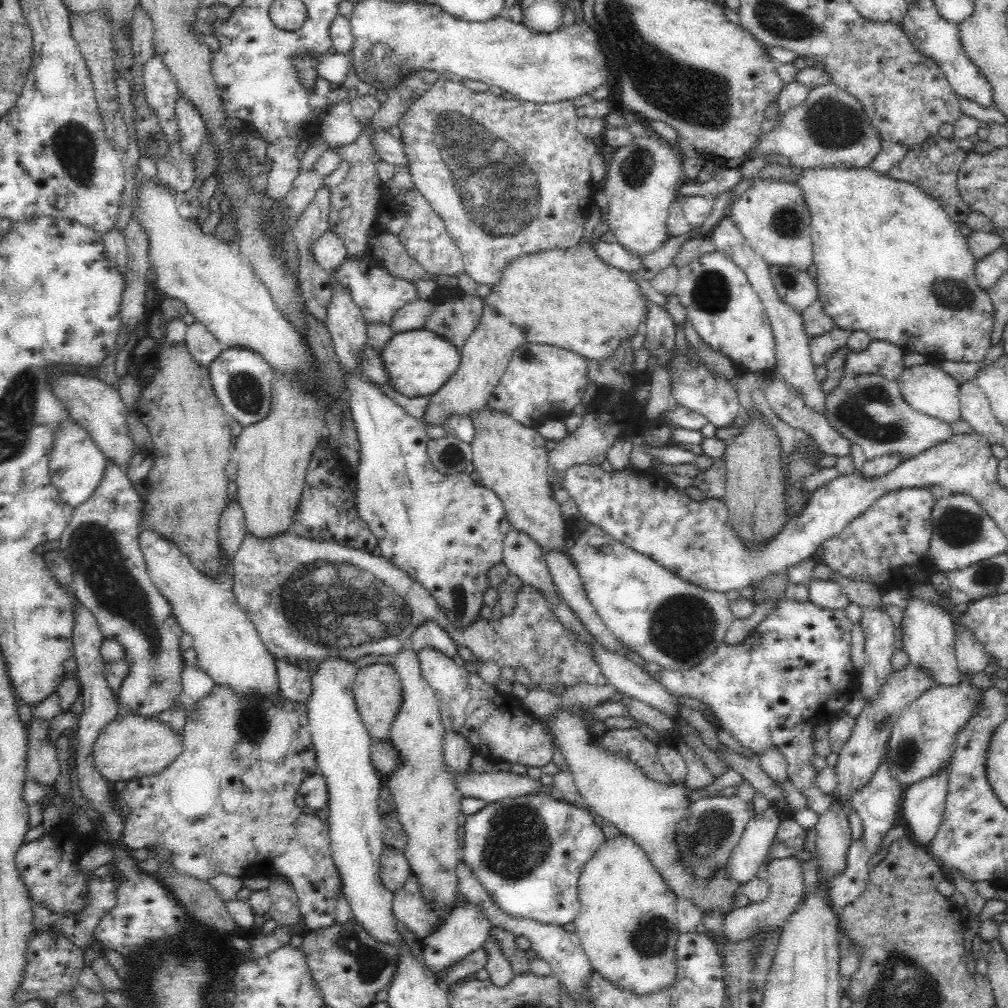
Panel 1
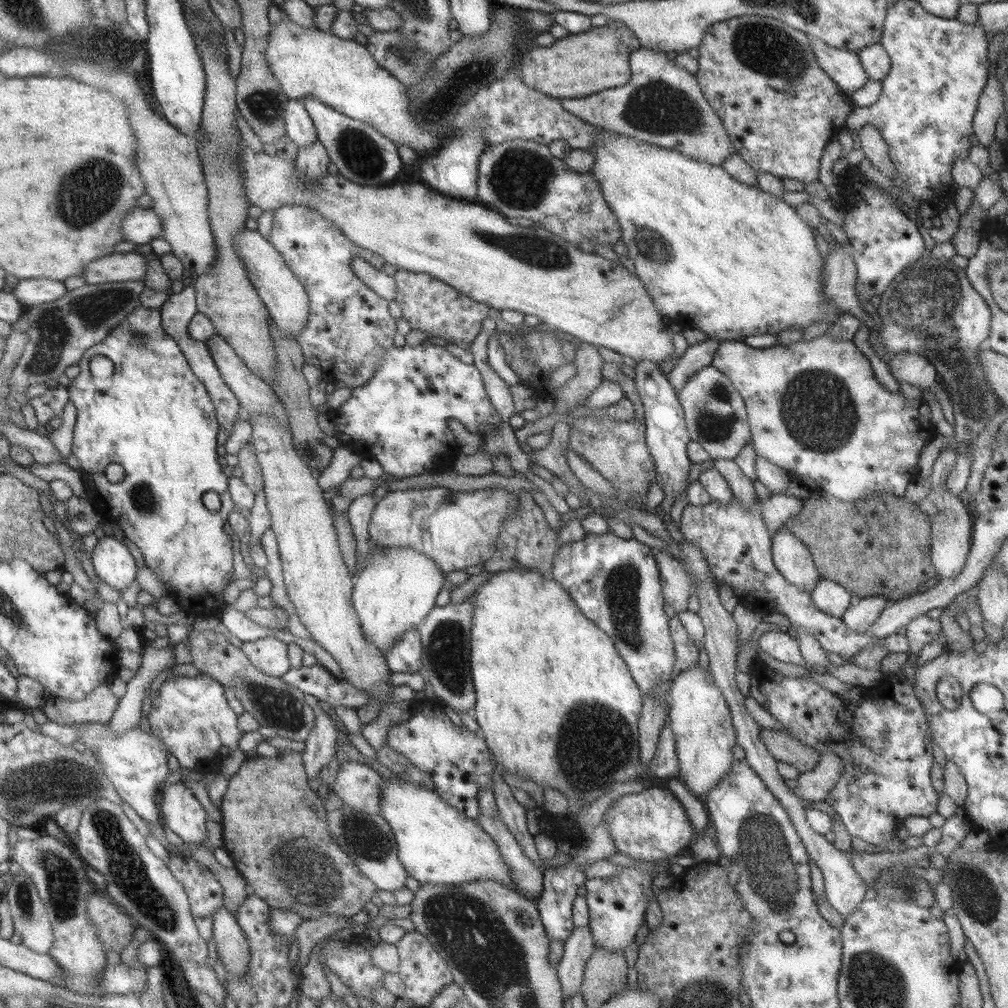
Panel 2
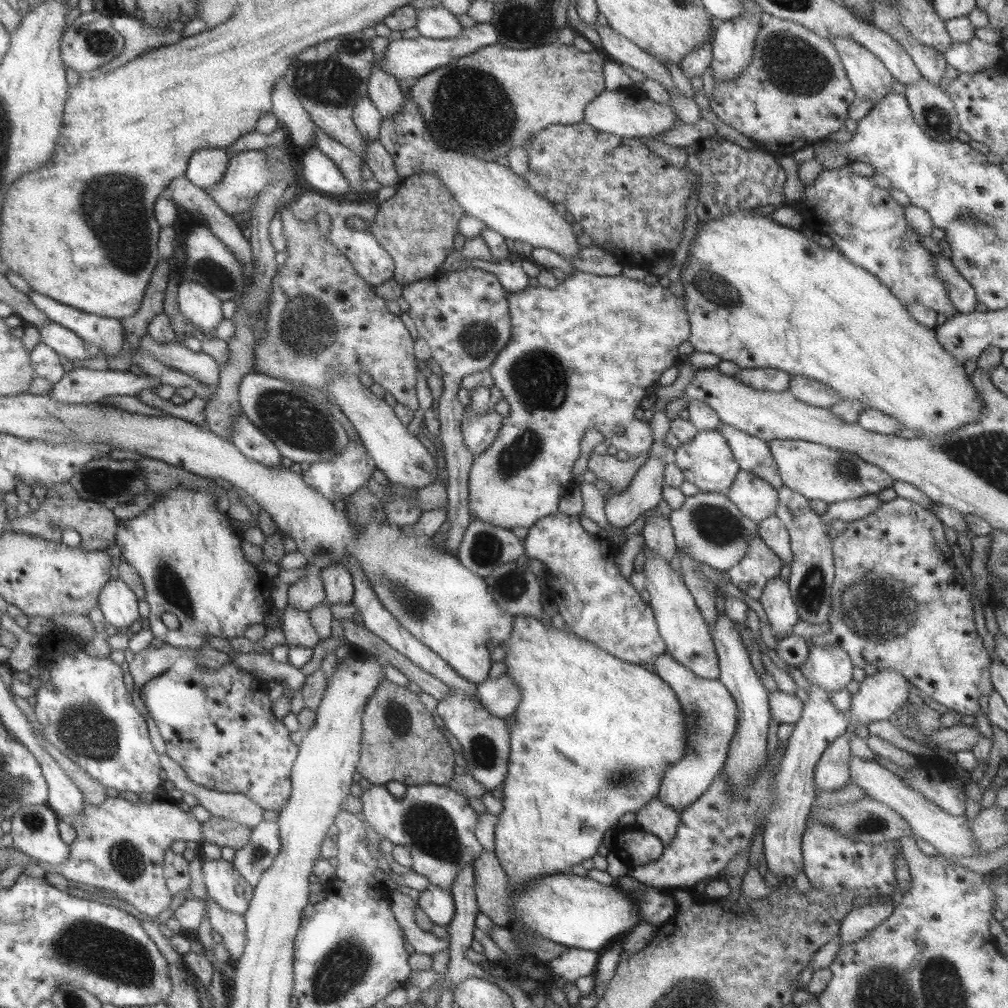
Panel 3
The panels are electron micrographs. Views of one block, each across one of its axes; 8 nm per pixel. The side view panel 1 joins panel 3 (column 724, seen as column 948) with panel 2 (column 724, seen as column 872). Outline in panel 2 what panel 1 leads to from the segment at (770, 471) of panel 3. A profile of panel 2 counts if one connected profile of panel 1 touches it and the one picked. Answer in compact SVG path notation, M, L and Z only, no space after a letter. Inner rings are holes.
M710 364L693 373L677 392L684 412L686 431L708 453L710 460L732 460L751 438L748 416L742 396L733 383Z

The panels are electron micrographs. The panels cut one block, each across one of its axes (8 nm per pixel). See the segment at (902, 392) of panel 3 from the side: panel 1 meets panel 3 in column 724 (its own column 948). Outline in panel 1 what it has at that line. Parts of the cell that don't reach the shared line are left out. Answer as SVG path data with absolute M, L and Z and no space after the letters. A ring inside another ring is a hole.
M870 167L864 168L805 168L800 174L799 177L795 180L795 183L801 188L803 192L804 200L808 205L808 208L811 212L811 241L813 244L813 262L817 268L816 280L818 287L818 294L820 302L822 302L824 310L828 316L831 316L836 323L836 326L842 328L844 330L862 330L867 332L870 335L872 340L885 340L886 342L895 344L896 346L908 352L918 352L923 354L927 358L937 359L937 360L952 360L954 362L980 362L982 361L988 352L988 349L993 345L991 341L991 336L993 333L993 328L995 326L995 306L991 301L990 295L987 293L987 290L982 288L978 281L976 280L975 273L975 265L978 260L974 259L972 256L972 252L970 252L967 237L962 235L962 232L959 228L959 223L954 222L950 216L948 216L947 212L944 212L942 205L930 195L927 195L918 185L907 183L904 181L894 180L892 177L888 177L887 174L880 174L878 172L874 172L874 170L870 169Z

